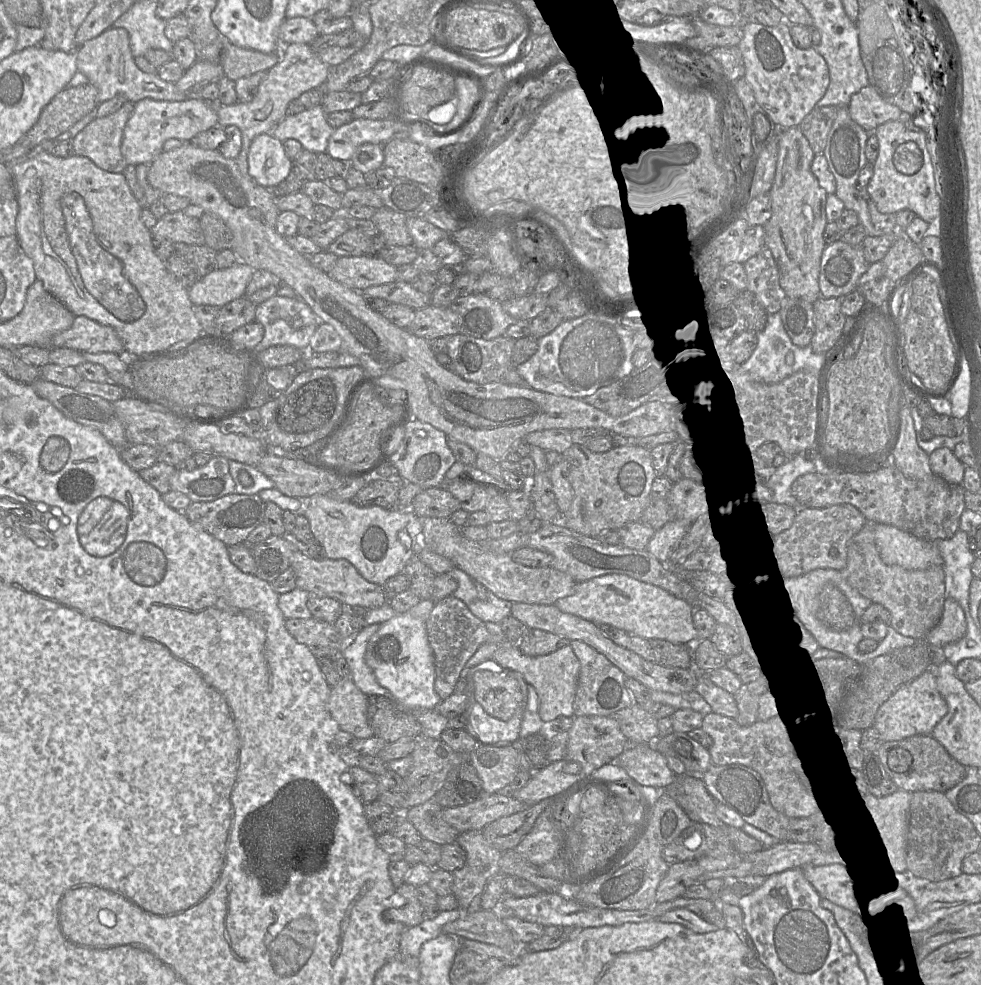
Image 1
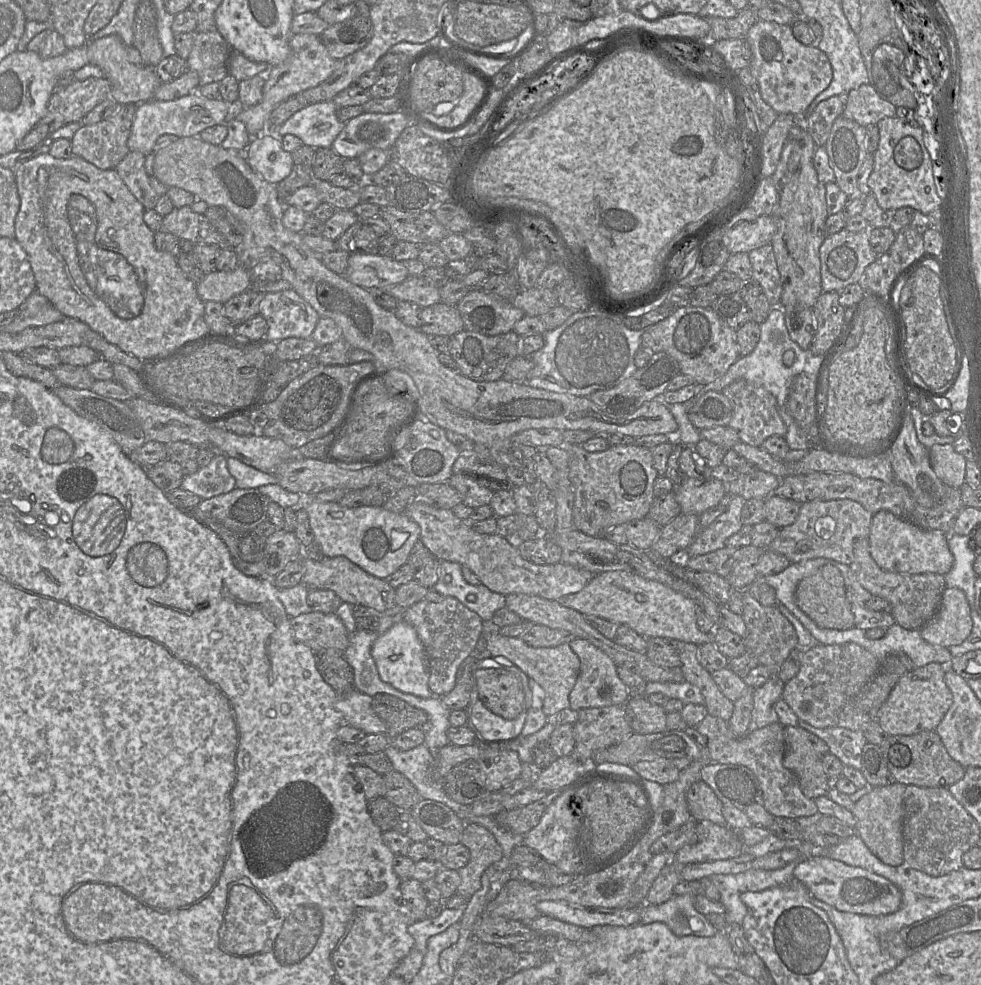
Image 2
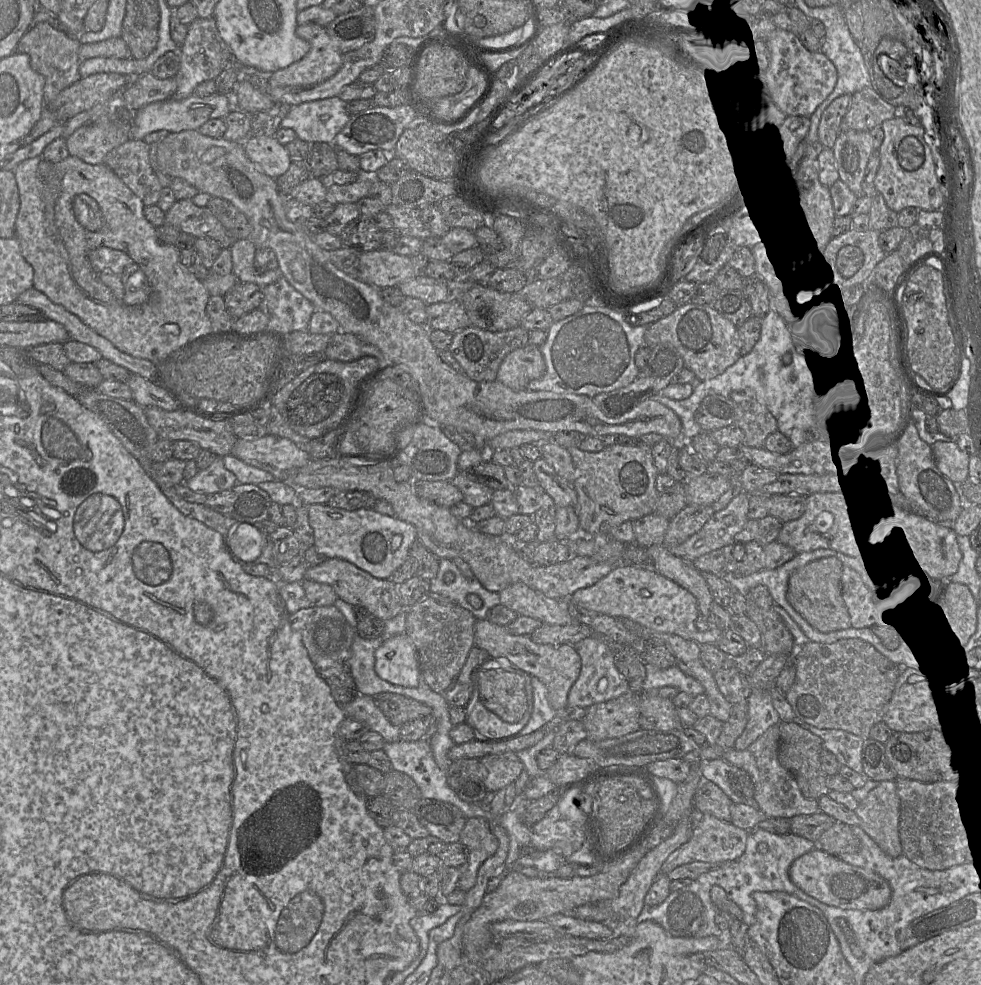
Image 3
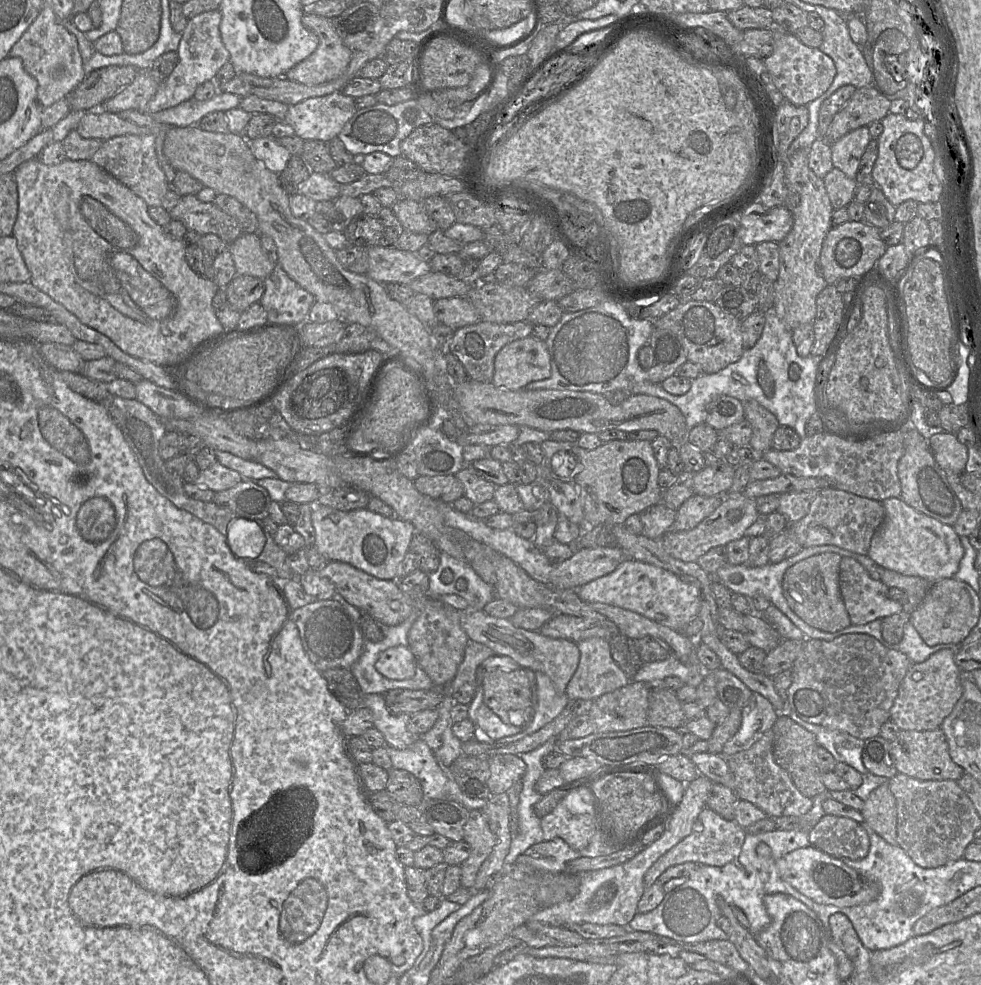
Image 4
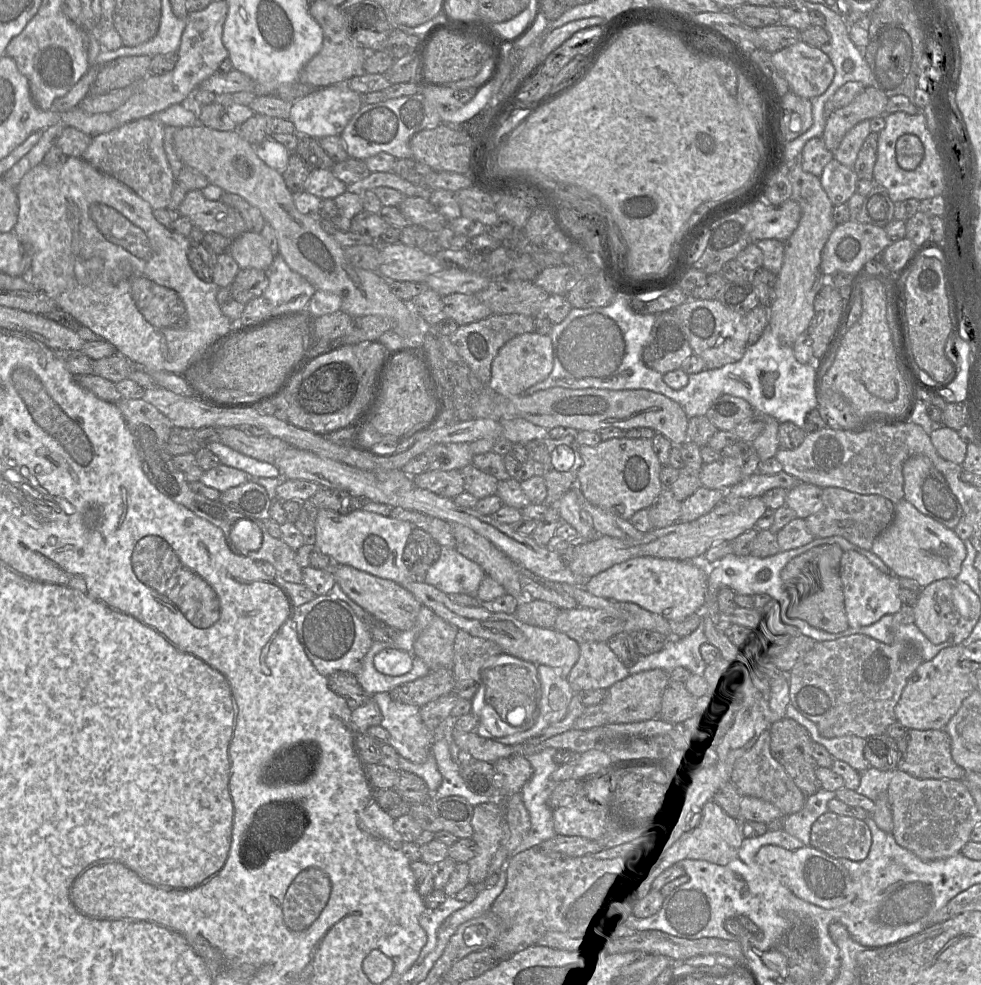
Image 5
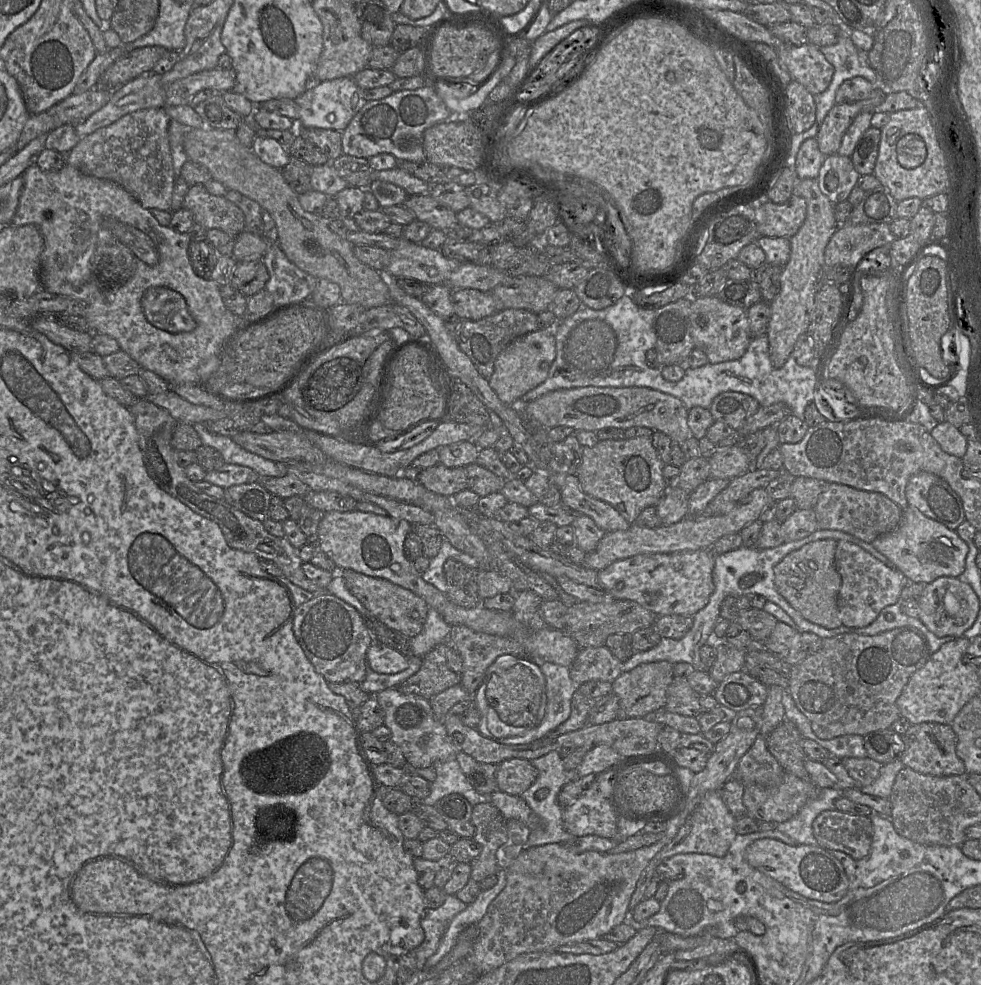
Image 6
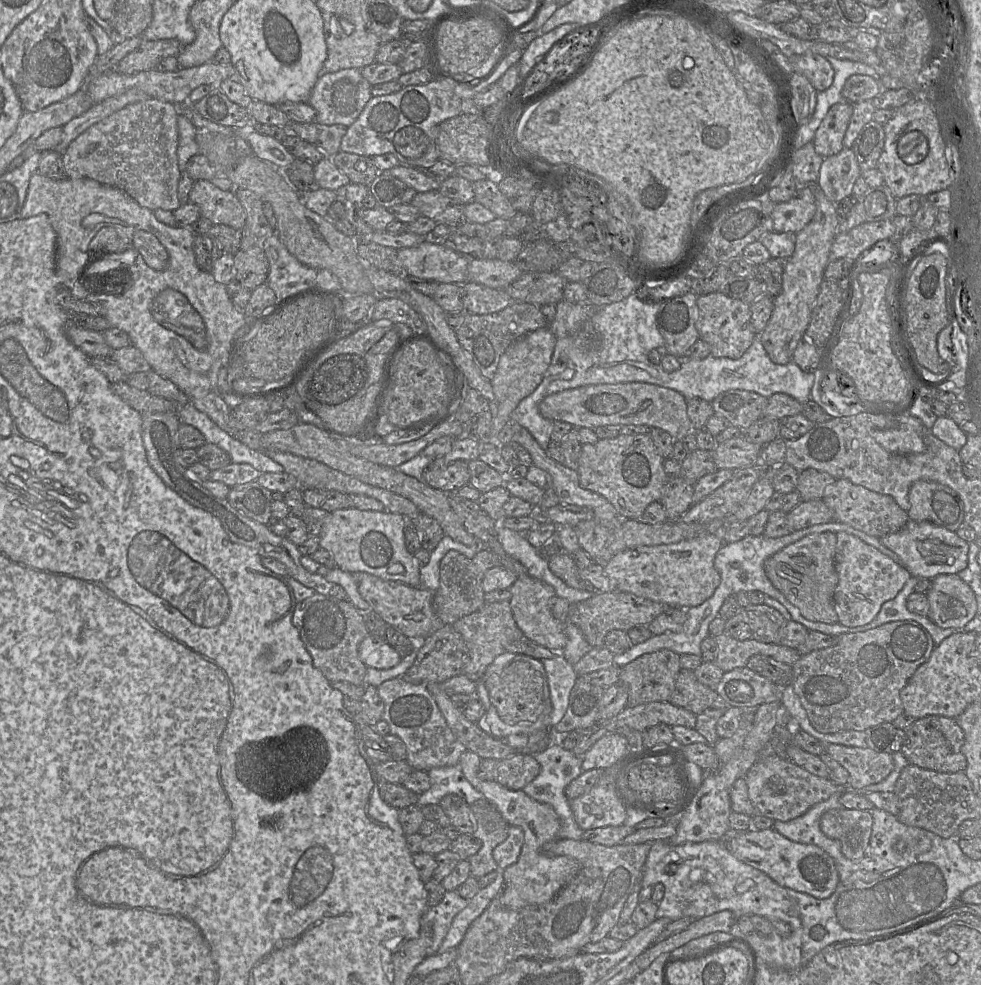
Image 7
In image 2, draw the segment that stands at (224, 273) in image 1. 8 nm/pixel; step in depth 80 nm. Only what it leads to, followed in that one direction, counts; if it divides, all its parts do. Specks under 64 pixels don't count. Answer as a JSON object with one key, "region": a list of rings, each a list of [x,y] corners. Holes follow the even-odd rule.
{"region":[[[239,265],[230,271],[213,271],[207,274],[196,285],[199,298],[204,301],[215,301],[222,304],[250,287],[249,270]]]}

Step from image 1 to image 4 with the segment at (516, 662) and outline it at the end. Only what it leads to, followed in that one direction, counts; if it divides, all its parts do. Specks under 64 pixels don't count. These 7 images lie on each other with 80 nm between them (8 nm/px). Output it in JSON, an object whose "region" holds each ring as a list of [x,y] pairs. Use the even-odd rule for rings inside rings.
{"region":[[[461,610],[460,625],[469,639],[486,645],[496,655],[511,657],[522,667],[546,674],[558,693],[566,692],[580,661],[577,643],[567,639],[550,638],[539,631],[515,627],[510,619],[490,616],[484,610]]]}

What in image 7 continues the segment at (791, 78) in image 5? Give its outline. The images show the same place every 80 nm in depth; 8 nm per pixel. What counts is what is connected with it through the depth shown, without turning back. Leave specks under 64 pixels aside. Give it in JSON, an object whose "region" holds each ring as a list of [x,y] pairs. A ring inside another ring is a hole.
{"region":[[[819,54],[789,57],[794,73],[805,76],[817,92],[828,89],[834,79],[834,70],[827,58]]]}

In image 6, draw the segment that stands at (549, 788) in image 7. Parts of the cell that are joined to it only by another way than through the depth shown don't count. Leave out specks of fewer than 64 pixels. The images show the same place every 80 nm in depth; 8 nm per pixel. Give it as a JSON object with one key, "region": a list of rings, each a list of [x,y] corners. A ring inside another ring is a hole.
{"region":[[[557,750],[550,751],[543,756],[530,760],[538,770],[536,780],[525,790],[521,797],[528,806],[539,816],[541,826],[530,830],[530,835],[525,844],[525,849],[534,846],[541,846],[549,843],[565,843],[573,836],[570,834],[563,823],[563,807],[559,805],[557,796],[561,788],[568,782],[578,778],[576,770],[567,770],[563,764],[563,758]]]}

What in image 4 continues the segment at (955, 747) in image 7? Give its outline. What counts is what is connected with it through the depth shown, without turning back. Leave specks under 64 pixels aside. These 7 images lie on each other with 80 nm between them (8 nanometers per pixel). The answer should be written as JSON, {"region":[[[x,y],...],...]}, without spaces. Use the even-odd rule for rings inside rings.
{"region":[[[901,730],[890,742],[890,752],[899,773],[919,780],[959,780],[964,769],[950,757],[944,732],[935,730]]]}

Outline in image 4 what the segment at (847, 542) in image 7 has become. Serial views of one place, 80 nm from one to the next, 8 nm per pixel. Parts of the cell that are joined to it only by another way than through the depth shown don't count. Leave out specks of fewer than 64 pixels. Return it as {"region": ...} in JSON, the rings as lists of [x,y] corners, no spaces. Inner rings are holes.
{"region":[[[842,557],[840,590],[852,625],[865,625],[903,611],[900,602],[888,596],[888,587],[874,580],[854,558]]]}

